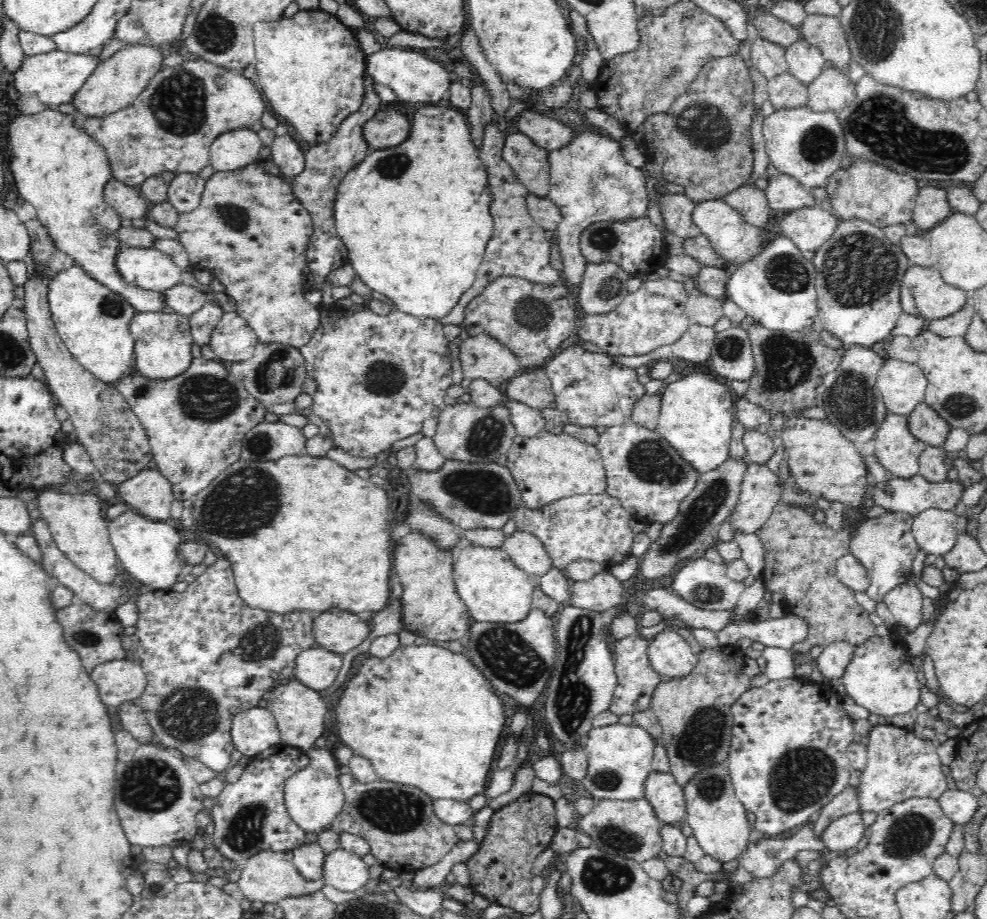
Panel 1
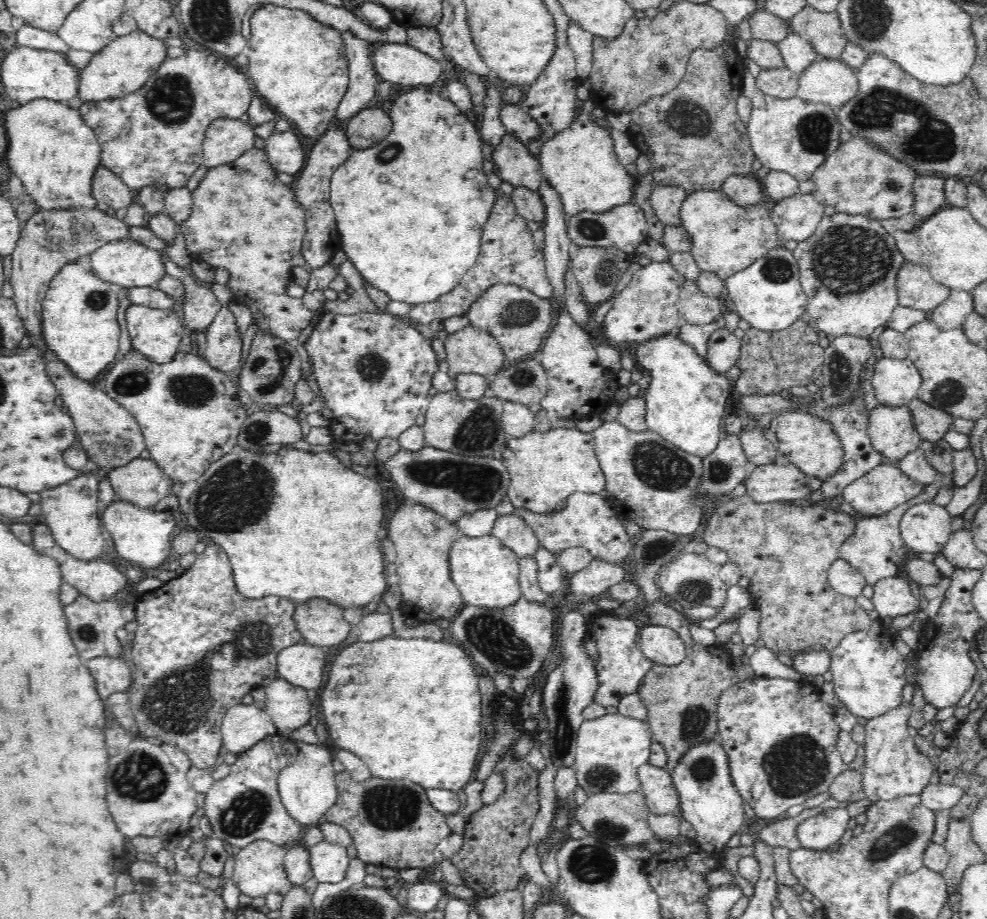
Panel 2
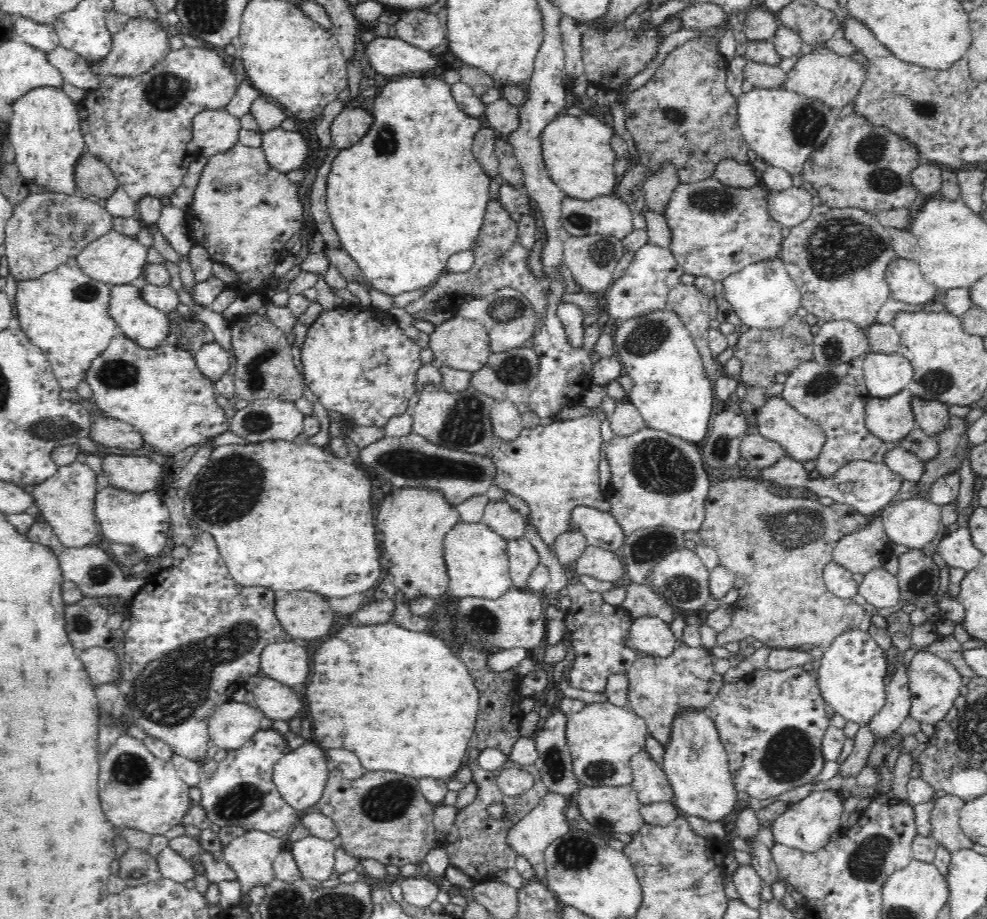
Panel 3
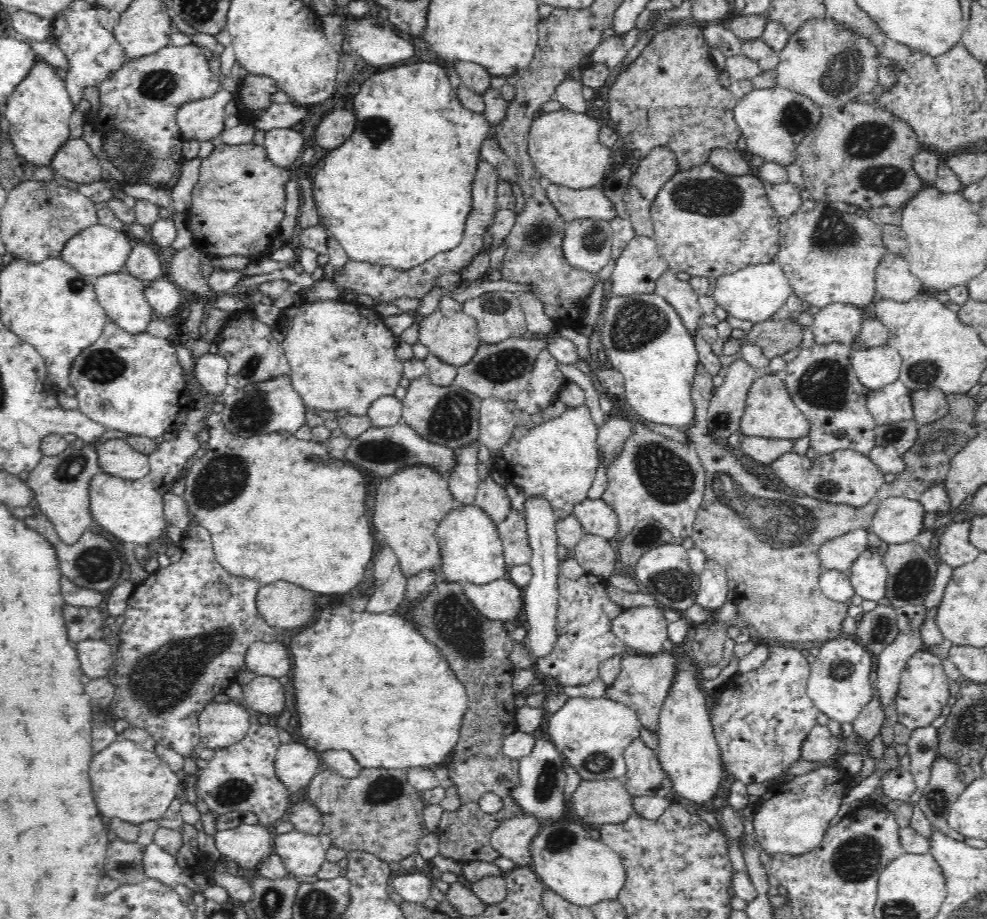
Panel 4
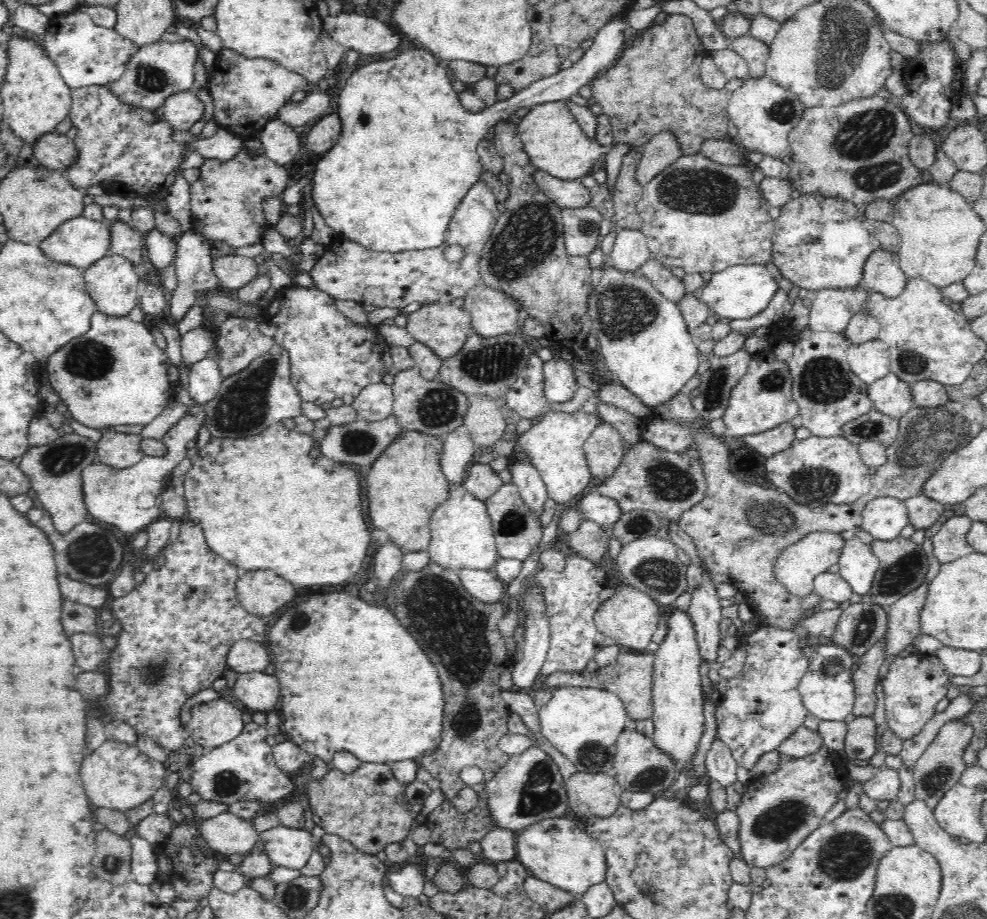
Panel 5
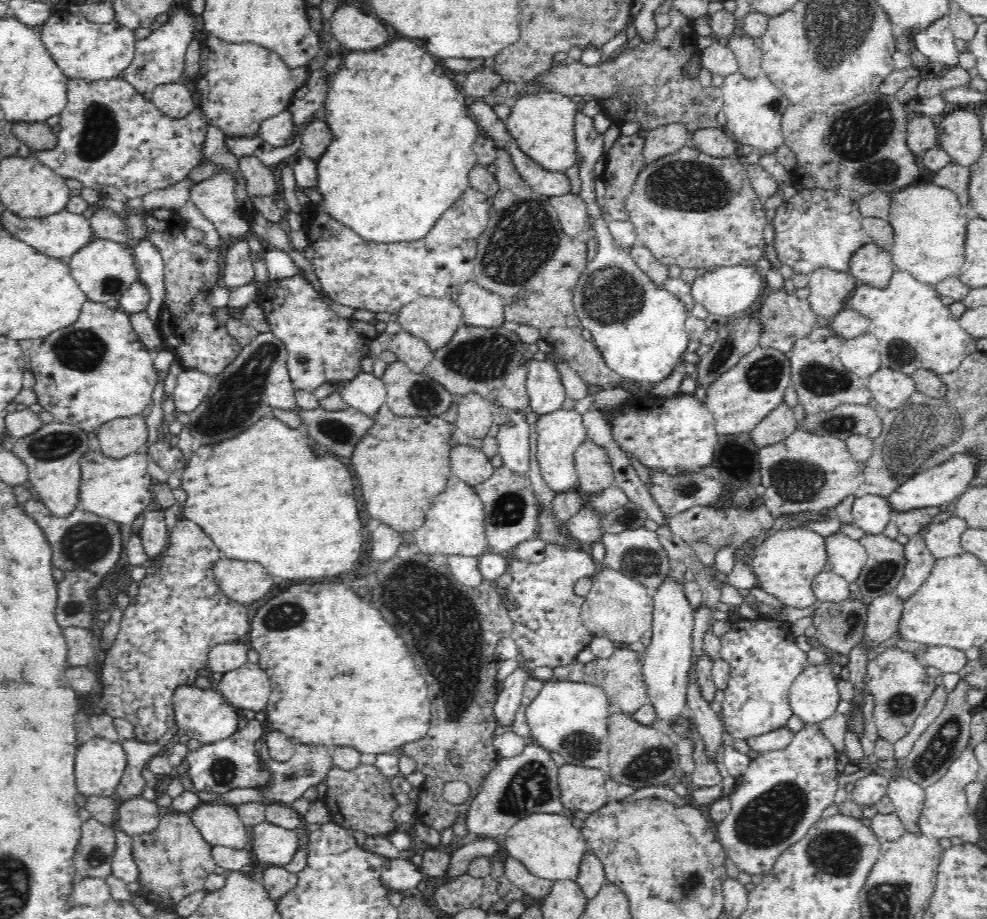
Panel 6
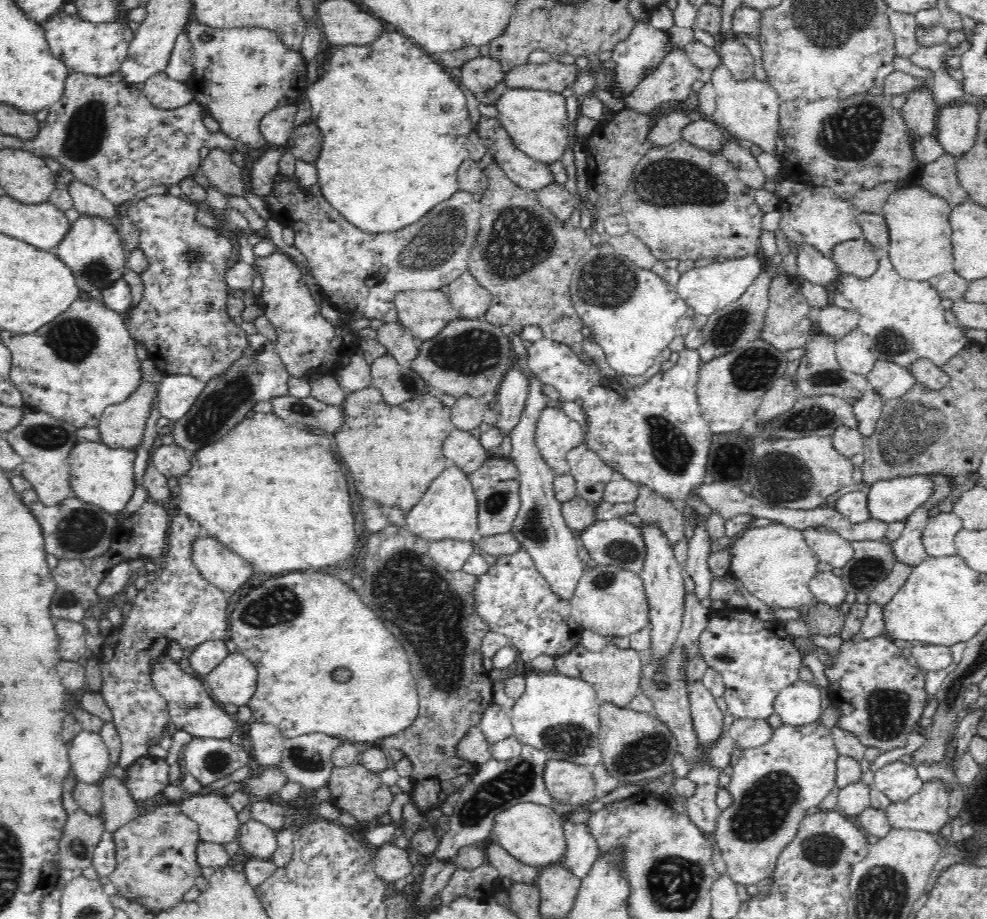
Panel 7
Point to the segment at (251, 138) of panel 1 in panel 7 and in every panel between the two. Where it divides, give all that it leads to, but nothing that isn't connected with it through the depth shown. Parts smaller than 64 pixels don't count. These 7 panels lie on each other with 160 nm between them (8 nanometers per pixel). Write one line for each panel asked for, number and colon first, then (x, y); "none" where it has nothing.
2: (225, 138)
3: (213, 131)
4: (204, 119)
5: (183, 109)
6: (172, 99)
7: (163, 92)

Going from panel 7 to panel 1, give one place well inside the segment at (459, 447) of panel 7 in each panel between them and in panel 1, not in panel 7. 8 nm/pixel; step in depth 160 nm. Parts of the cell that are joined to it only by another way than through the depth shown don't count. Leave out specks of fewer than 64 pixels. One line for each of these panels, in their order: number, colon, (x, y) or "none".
1: (526, 550)
2: (516, 534)
3: (498, 514)
4: (491, 496)
5: (482, 480)
6: (473, 465)

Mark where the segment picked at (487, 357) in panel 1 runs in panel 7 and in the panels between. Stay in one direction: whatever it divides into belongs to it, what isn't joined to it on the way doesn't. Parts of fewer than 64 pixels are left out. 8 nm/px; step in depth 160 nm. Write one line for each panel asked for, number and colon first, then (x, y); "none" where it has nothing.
2: (471, 350)
3: (459, 342)
4: (452, 335)
5: (442, 326)
6: (435, 320)
7: (423, 312)

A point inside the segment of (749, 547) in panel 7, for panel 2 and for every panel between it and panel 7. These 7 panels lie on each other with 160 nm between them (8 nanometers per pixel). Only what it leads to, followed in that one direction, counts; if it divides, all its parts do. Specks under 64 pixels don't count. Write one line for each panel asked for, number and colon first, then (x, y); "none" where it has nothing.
2: (876, 550)
3: (868, 548)
4: (837, 554)
5: (796, 568)
6: (784, 564)

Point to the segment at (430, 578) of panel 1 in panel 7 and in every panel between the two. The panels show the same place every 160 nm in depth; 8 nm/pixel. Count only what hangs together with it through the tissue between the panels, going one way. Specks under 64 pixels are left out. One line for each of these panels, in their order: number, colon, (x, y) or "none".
2: (422, 538)
3: (414, 520)
4: (409, 502)
5: (405, 483)
6: (402, 462)
7: (393, 451)

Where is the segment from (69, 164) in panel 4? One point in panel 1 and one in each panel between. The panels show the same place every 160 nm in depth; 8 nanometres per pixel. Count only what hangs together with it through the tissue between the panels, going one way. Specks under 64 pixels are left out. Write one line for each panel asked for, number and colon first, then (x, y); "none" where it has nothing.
1: (128, 203)
2: (109, 191)
3: (93, 178)

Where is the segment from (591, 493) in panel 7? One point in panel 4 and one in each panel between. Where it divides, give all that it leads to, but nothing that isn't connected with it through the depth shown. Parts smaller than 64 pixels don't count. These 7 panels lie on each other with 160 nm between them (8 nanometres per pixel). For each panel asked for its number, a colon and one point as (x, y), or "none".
4: (610, 440)
5: (603, 453)
6: (594, 472)

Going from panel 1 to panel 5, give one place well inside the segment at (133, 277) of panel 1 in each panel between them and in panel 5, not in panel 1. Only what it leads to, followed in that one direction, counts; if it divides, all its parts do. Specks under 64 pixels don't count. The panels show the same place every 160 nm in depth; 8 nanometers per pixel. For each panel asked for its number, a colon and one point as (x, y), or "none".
2: (126, 263)
3: (112, 258)
4: (96, 249)
5: (78, 241)

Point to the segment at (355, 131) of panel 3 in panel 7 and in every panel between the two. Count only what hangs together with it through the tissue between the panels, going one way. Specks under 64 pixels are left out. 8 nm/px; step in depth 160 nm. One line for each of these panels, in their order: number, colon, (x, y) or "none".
4: (333, 129)
5: (323, 135)
6: (315, 136)
7: (305, 143)

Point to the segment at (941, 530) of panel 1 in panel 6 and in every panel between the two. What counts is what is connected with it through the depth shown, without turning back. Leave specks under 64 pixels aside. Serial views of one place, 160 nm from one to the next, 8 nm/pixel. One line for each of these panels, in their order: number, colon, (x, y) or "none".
2: (925, 527)
3: (914, 523)
4: (897, 520)
5: (883, 518)
6: (870, 512)

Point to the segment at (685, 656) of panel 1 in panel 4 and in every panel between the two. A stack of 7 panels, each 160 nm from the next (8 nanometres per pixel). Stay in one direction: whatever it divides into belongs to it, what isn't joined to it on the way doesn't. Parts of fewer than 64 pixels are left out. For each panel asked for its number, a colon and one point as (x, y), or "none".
2: (662, 645)
3: (651, 635)
4: (643, 628)

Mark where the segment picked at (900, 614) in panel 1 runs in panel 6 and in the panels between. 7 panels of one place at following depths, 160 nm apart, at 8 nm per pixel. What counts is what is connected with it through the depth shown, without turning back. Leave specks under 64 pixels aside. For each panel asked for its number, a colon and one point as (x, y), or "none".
2: (892, 597)
3: (880, 589)
4: (868, 573)
5: (857, 564)
6: (846, 557)

